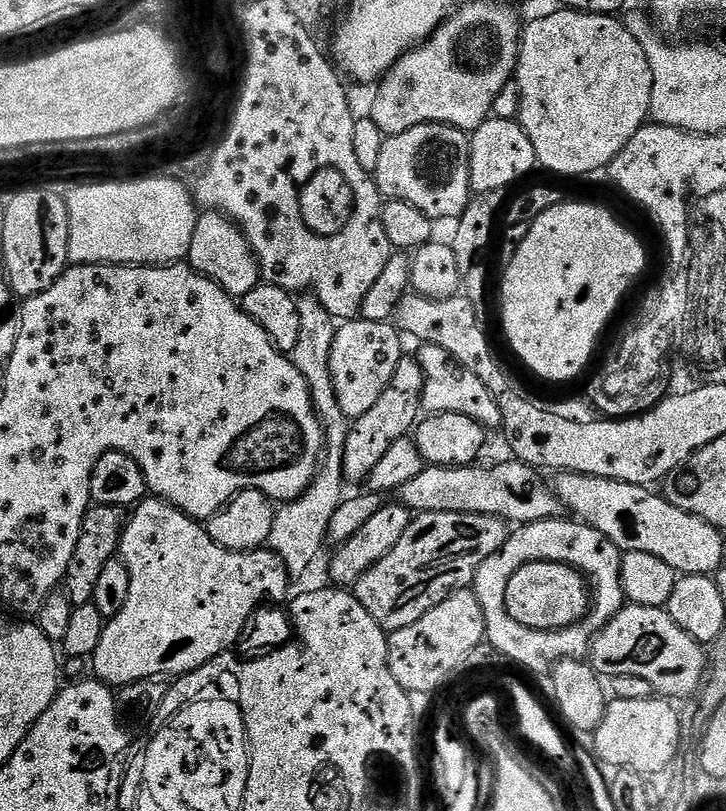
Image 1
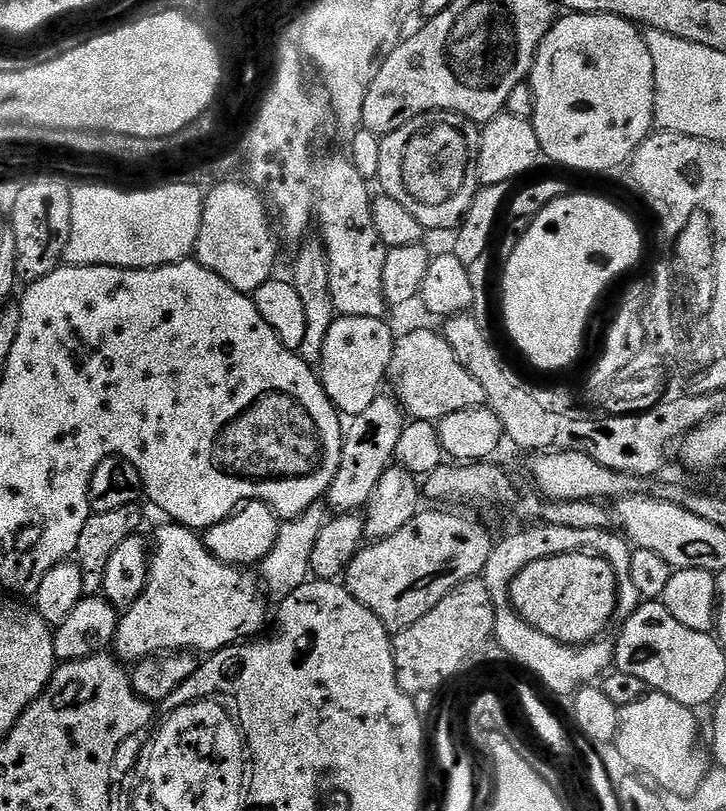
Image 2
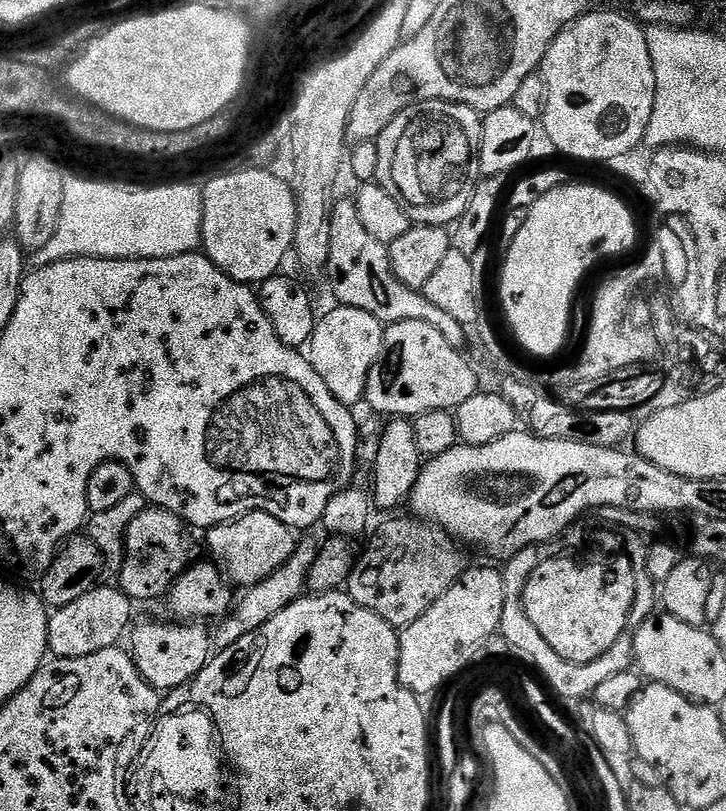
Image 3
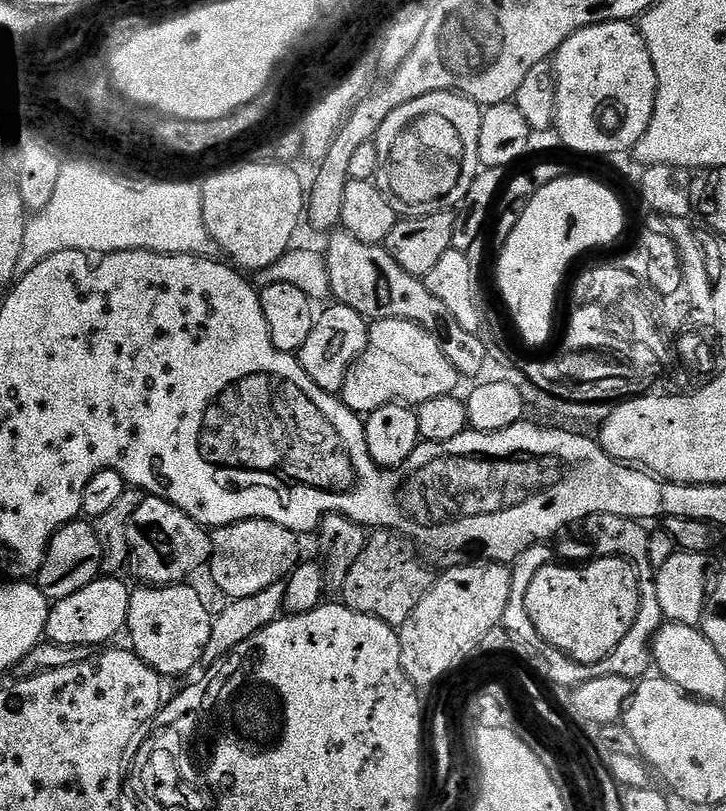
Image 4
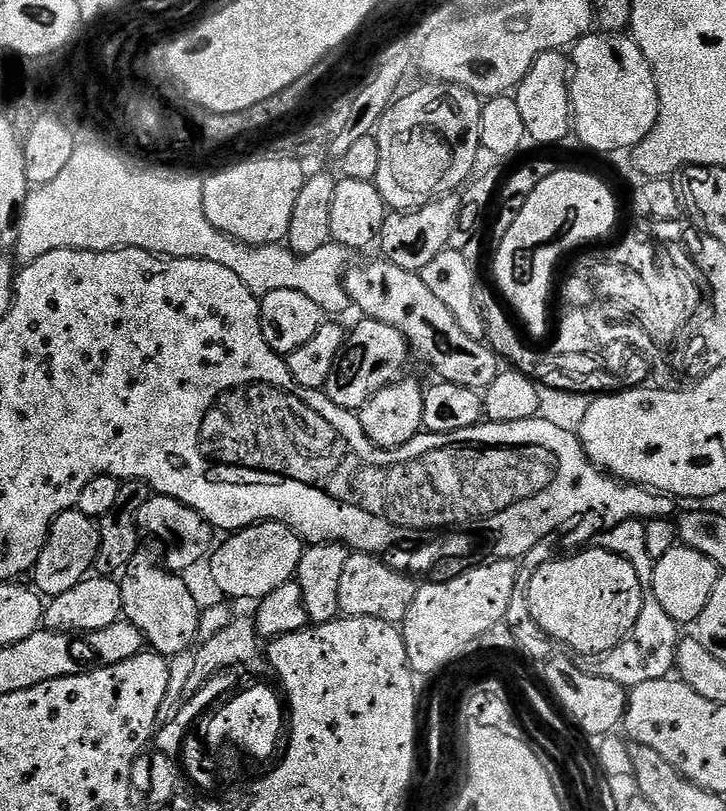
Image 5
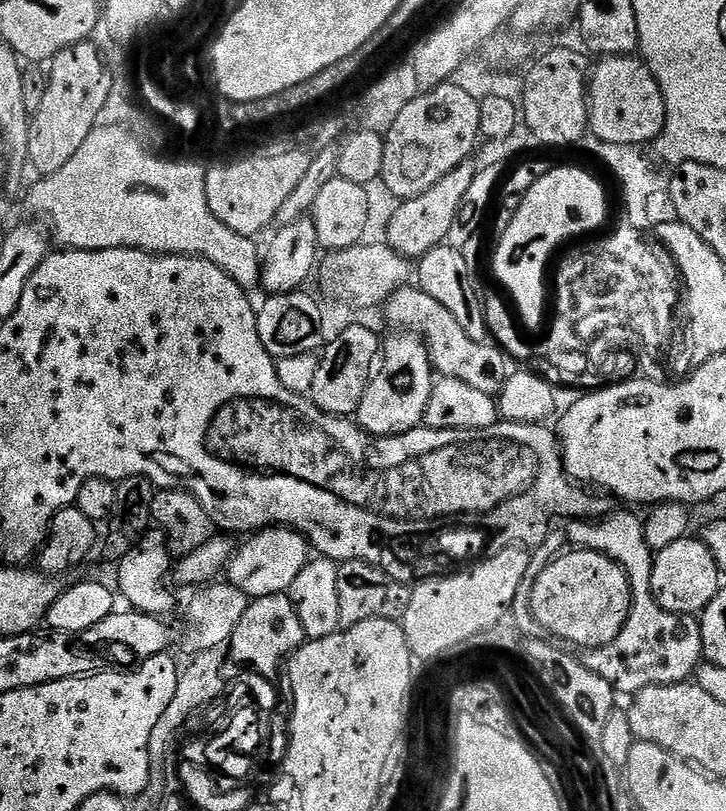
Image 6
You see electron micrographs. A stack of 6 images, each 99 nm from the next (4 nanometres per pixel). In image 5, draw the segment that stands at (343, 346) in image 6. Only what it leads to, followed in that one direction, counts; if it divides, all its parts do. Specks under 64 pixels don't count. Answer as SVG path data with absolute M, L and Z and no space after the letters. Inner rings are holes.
M361 319L356 329L351 329L340 357L334 362L334 370L330 370L330 378L326 385L328 397L338 406L349 410L363 408L374 394L378 394L387 384L394 384L401 379L404 367L408 364L410 345L394 326L386 326L386 322Z

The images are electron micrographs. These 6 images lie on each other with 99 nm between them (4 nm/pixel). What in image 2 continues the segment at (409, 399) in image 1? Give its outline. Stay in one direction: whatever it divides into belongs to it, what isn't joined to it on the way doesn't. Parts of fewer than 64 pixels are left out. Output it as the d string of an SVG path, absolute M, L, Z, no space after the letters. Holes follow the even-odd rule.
M388 394L377 396L367 410L362 410L362 414L347 421L342 442L342 462L338 462L334 482L326 493L327 503L337 513L352 514L367 505L378 486L378 478L382 478L395 457L398 438L402 438L405 423L406 413L400 407L400 401Z

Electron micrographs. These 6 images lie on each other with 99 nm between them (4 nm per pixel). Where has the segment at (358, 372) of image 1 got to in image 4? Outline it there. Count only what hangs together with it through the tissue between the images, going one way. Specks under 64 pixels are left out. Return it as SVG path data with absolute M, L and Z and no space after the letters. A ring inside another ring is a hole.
M339 302L329 303L328 306L329 308L321 316L319 313L313 319L310 338L302 342L298 359L302 370L310 374L314 386L333 394L339 394L344 389L349 370L366 350L370 324L362 314L358 314L358 310L350 310L350 306Z

